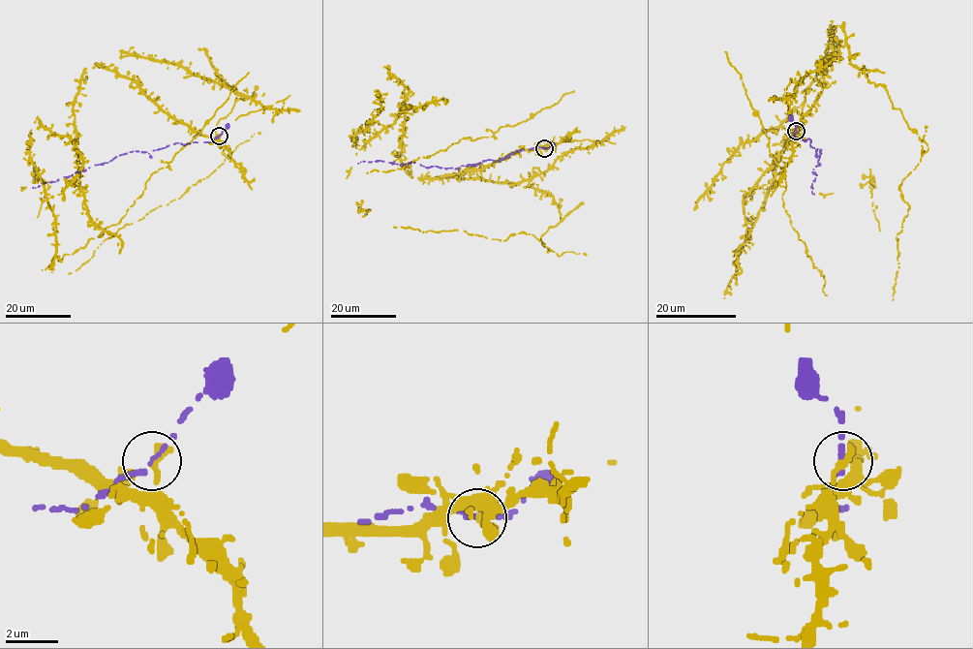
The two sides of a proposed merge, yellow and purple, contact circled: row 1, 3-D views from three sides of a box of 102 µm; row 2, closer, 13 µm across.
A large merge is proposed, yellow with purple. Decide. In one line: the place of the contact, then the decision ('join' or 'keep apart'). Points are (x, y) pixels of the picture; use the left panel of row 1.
place (219, 136); join

